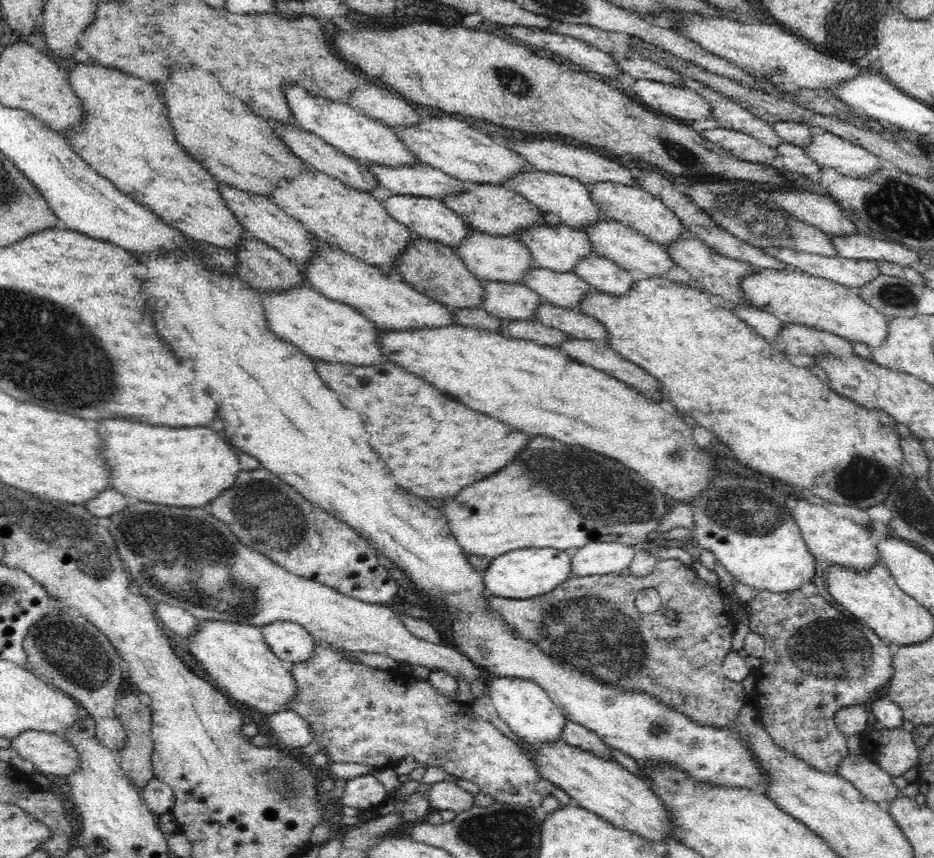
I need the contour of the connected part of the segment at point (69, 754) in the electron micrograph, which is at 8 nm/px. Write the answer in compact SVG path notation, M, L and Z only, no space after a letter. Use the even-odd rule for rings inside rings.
M27 730L11 741L14 755L31 762L44 774L67 777L79 767L78 751L61 735Z

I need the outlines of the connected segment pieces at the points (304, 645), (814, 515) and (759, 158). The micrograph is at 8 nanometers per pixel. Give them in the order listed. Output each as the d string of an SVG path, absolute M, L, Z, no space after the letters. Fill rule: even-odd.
M274 621L260 627L269 649L285 664L308 660L318 646L312 635L295 622Z
M797 497L797 504L790 509L790 512L810 554L823 562L864 572L881 560L875 545L876 541L870 539L872 538L870 528L861 527L846 517L838 517L820 504L816 503L816 506L812 506L808 502L804 498Z
M717 127L713 130L702 130L699 135L746 162L770 164L778 155L775 147L766 146L757 138L737 130Z

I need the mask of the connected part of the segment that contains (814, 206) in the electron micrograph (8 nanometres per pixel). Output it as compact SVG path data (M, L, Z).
M784 189L767 196L776 208L793 215L797 220L814 226L832 236L852 236L858 234L856 226L844 216L842 208L831 197L814 192Z

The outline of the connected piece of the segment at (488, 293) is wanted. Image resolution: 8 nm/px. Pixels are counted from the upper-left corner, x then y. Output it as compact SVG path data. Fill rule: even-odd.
M485 281L483 309L496 318L535 320L536 307L546 303L539 295L520 283Z

